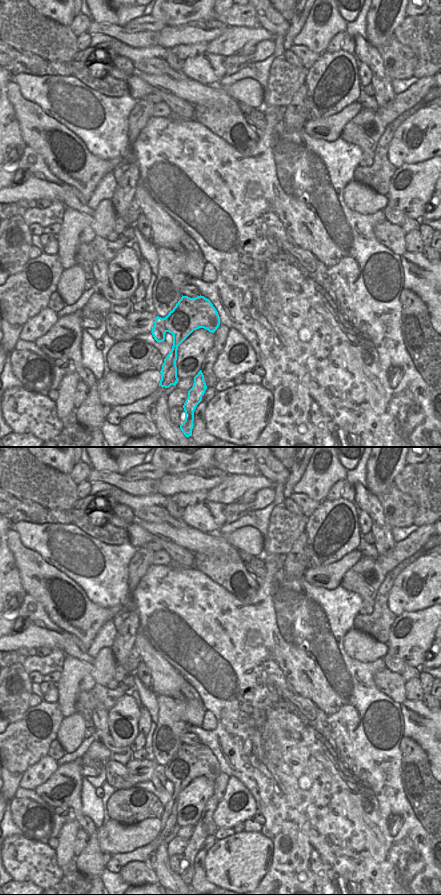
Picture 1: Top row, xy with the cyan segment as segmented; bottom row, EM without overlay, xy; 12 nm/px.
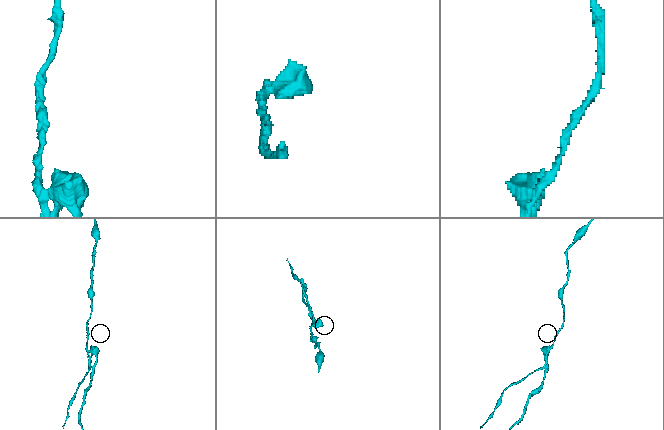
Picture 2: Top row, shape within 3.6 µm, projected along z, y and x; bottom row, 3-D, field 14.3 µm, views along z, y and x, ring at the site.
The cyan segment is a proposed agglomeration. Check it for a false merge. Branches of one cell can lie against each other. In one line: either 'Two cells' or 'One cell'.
Two cells

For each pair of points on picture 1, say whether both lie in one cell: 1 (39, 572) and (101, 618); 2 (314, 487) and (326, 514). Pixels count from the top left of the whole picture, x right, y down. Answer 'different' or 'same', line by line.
1: same
2: different

